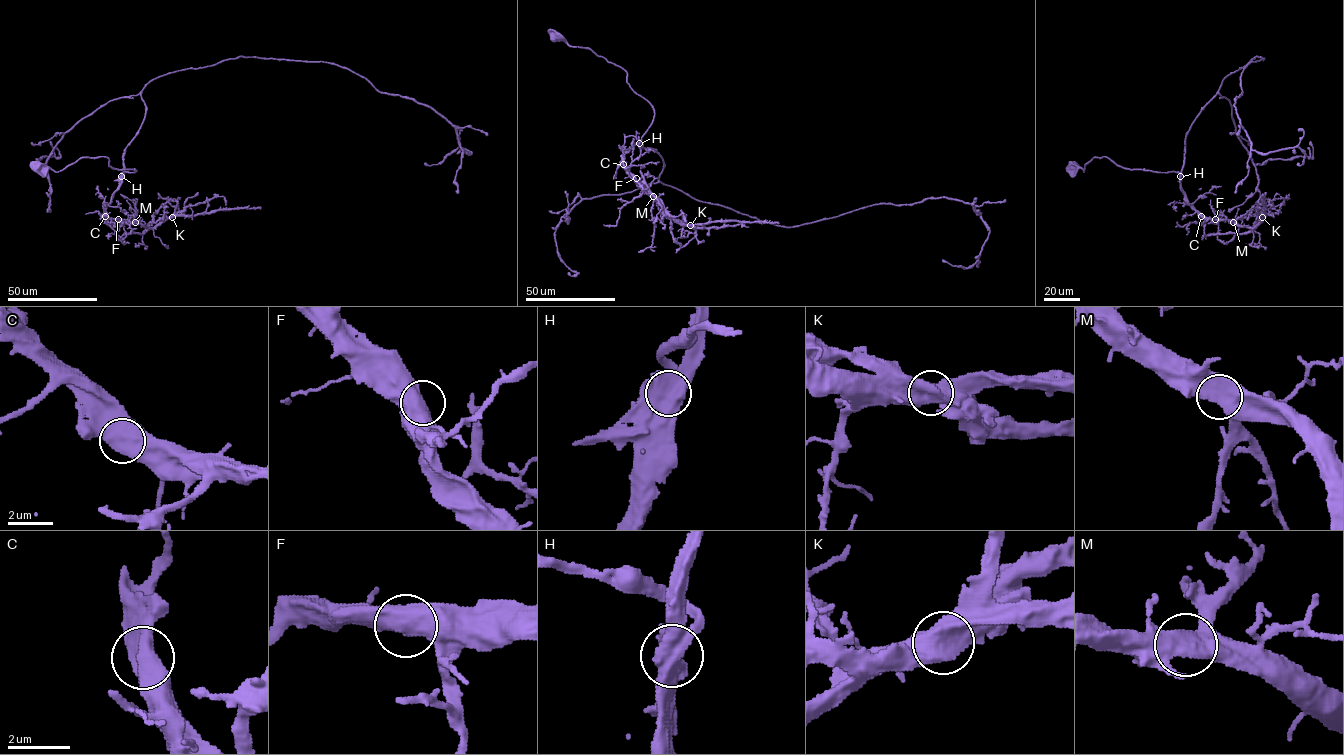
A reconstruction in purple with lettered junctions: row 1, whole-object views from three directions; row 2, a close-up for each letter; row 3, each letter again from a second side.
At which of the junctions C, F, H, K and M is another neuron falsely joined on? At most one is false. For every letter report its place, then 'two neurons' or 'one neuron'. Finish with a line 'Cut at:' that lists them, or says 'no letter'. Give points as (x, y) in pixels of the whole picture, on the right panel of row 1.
C: (1201, 216) | one neuron
F: (1215, 219) | one neuron
H: (1180, 176) | one neuron
K: (1262, 217) | two neurons
M: (1233, 222) | one neuron
Cut at: K

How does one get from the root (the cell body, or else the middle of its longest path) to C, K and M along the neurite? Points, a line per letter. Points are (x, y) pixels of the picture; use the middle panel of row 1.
C: (554, 35), (621, 67), (630, 87), (652, 106), (653, 122), (641, 143), (624, 154), (623, 164)
K: (554, 35), (621, 67), (652, 106), (653, 122), (623, 165), (690, 225)
M: (554, 35), (621, 67), (630, 87), (652, 106), (653, 122), (641, 143), (624, 154), (623, 165), (653, 196)

